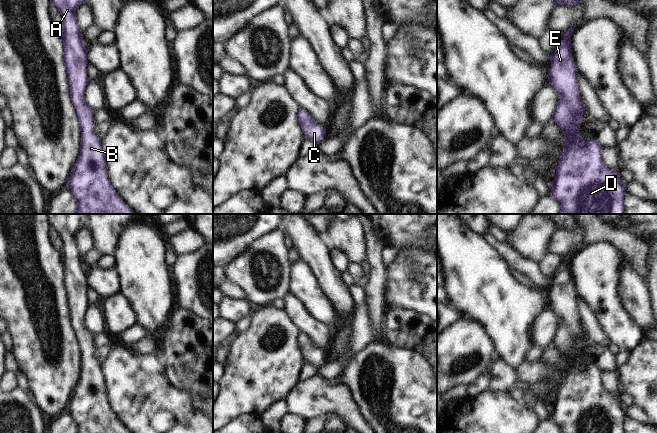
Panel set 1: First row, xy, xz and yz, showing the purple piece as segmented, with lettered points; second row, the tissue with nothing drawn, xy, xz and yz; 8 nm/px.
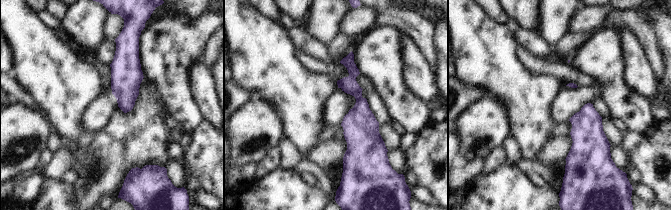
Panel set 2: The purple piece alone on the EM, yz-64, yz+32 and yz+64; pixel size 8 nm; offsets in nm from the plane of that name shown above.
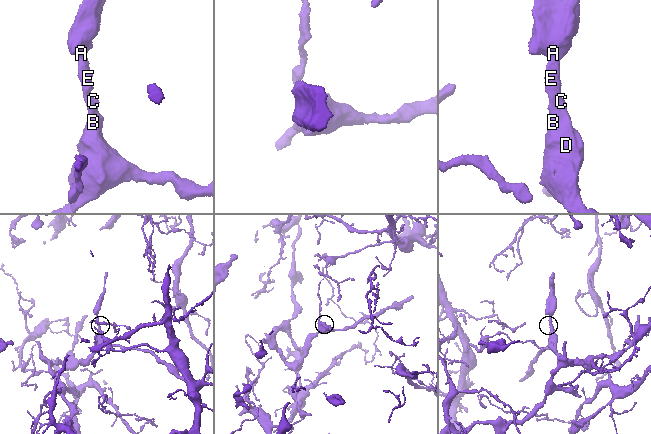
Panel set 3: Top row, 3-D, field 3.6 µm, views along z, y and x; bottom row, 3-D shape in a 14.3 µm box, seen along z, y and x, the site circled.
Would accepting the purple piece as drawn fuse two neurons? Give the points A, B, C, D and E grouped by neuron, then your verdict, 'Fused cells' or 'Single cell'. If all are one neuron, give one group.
Groups: A B C D E. Single cell

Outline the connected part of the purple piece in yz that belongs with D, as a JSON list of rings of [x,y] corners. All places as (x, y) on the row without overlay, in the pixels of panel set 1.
[[[574,252],[564,255],[563,264],[550,280],[551,291],[548,305],[559,319],[554,339],[556,346],[565,357],[556,401],[550,407],[550,419],[561,427],[561,433],[625,433],[626,412],[617,395],[607,392],[602,381],[602,370],[596,361],[585,365],[578,353],[583,345],[585,329],[579,317],[576,298],[578,296],[571,274],[571,260]]]

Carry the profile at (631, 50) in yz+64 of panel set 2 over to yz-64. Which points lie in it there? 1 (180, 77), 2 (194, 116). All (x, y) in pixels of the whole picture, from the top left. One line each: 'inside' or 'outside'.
1: outside
2: outside

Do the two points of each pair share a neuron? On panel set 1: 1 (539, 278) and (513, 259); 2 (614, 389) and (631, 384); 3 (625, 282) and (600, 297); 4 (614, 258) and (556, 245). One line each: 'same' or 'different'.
1: same
2: different
3: different
4: different

